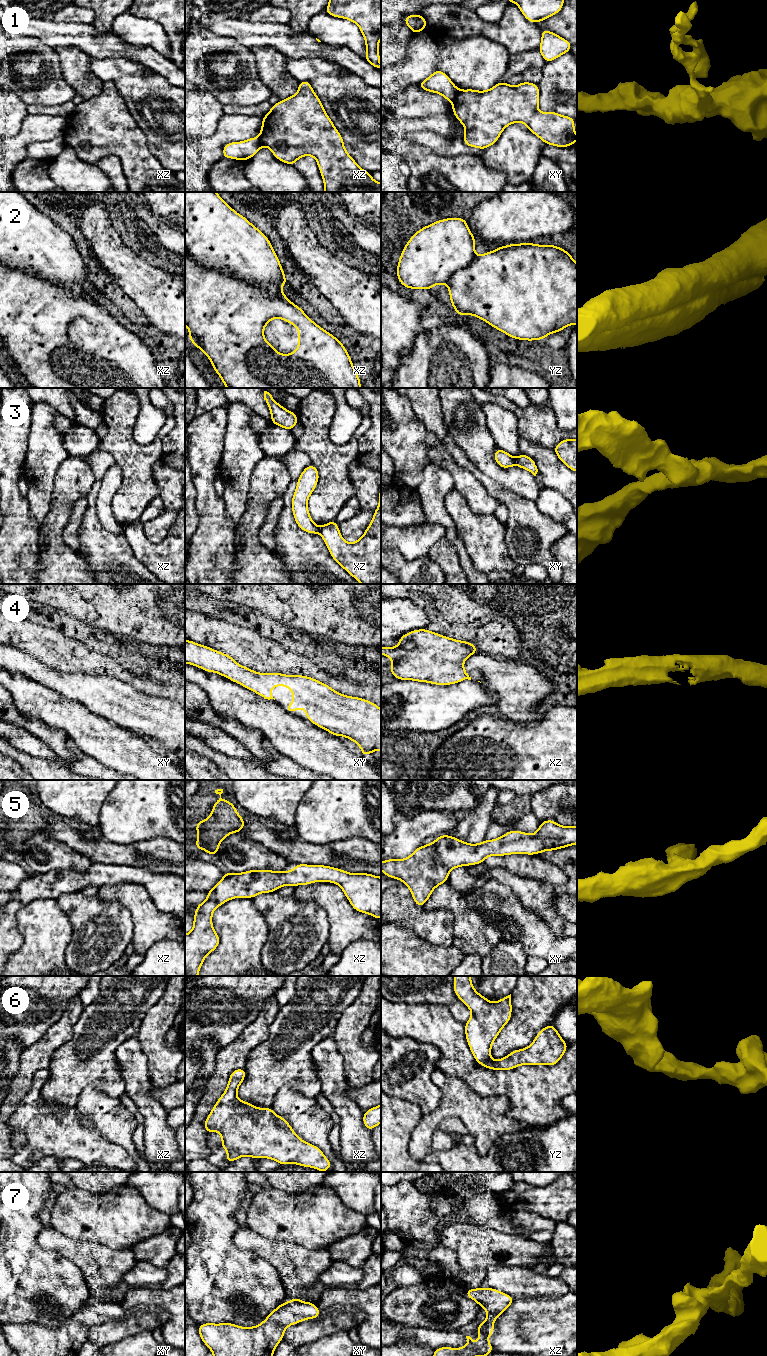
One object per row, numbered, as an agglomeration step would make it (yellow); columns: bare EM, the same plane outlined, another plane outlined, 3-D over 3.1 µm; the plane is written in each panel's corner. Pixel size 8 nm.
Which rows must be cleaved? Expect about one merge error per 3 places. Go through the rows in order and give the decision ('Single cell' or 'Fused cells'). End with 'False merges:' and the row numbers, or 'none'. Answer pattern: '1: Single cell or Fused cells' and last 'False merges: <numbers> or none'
1: Fused cells
2: Fused cells
3: Fused cells
4: Single cell
5: Single cell
6: Single cell
7: Single cell
False merges: 1, 2, 3

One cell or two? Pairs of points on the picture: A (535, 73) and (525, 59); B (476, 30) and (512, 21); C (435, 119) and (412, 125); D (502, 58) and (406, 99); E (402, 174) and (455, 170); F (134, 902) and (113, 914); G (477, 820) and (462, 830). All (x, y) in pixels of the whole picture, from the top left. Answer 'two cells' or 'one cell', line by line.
A: one cell
B: one cell
C: one cell
D: two cells
E: two cells
F: two cells
G: one cell

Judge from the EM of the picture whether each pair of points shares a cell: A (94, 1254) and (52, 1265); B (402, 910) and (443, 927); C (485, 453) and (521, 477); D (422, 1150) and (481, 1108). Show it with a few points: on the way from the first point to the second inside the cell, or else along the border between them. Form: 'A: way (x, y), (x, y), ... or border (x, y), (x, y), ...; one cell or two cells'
A: border (49, 1249), (69, 1259), (80, 1270), (84, 1279); two cells
B: way (412, 917), (433, 926); one cell
C: way (489, 463), (502, 476), (511, 477); one cell
D: way (424, 1131), (446, 1108), (462, 1108); one cell

